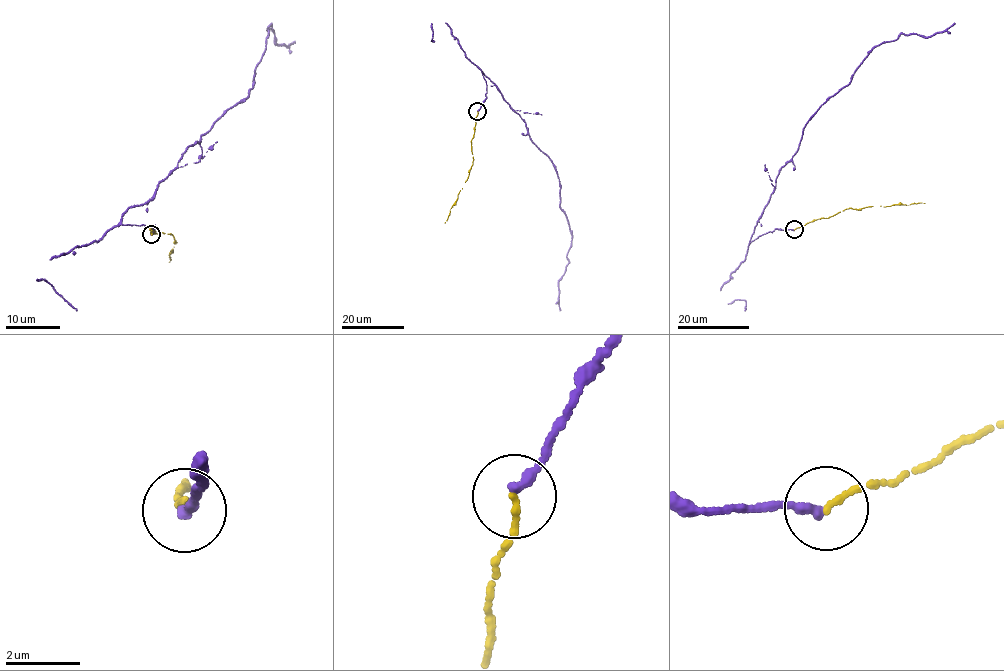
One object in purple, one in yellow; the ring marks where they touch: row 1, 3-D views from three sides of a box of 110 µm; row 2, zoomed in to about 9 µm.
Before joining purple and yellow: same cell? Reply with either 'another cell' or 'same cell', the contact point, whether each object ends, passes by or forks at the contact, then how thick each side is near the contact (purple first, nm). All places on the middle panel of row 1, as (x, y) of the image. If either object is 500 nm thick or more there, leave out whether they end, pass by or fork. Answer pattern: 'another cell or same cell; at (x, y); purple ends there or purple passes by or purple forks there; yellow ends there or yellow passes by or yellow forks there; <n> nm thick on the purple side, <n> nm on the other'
same cell; at (477, 111); purple ends there; yellow ends there; 280 nm thick on the purple side, 160 nm on the other

